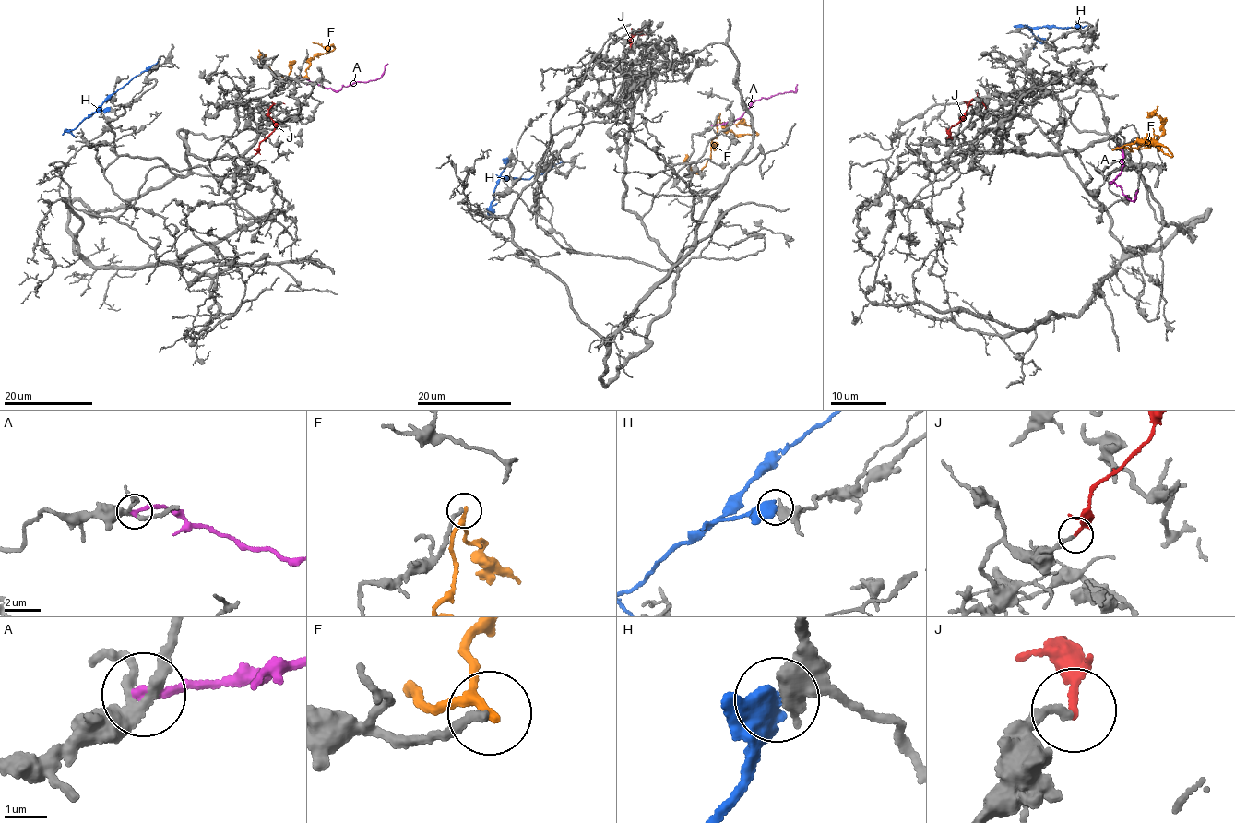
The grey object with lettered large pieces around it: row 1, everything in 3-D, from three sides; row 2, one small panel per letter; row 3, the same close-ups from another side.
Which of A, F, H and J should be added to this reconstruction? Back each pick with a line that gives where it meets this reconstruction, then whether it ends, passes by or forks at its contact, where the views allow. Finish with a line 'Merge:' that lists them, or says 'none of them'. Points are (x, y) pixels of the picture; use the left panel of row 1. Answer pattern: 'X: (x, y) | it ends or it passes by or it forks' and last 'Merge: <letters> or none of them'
Merge: none of them

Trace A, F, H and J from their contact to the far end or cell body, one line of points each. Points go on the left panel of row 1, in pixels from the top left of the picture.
A: (297, 78), (306, 77), (338, 90), (343, 87), (379, 78), (387, 63)
F: (308, 77), (305, 74), (309, 63), (315, 55), (335, 48), (332, 44), (324, 47), (313, 41)
H: (110, 109), (97, 112), (103, 101), (159, 59)
J: (255, 154), (259, 146), (274, 130), (267, 112), (273, 103), (284, 104)

